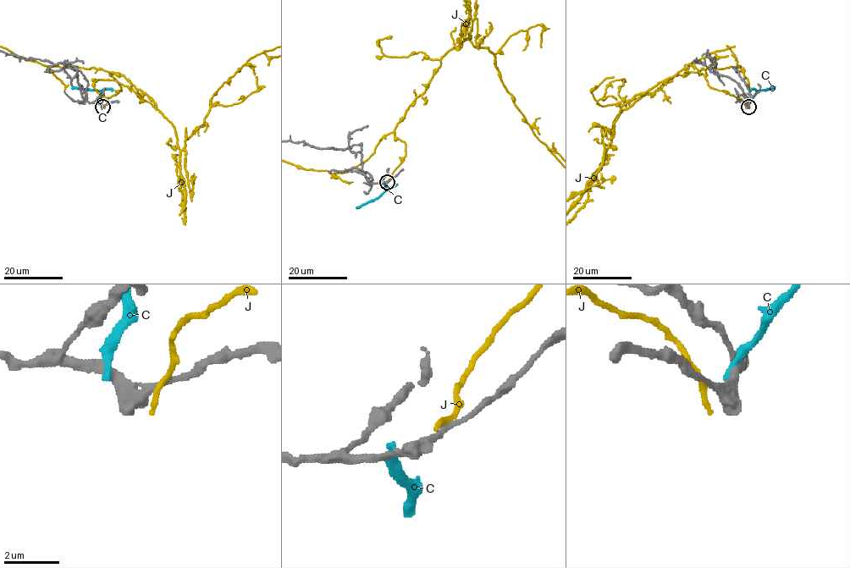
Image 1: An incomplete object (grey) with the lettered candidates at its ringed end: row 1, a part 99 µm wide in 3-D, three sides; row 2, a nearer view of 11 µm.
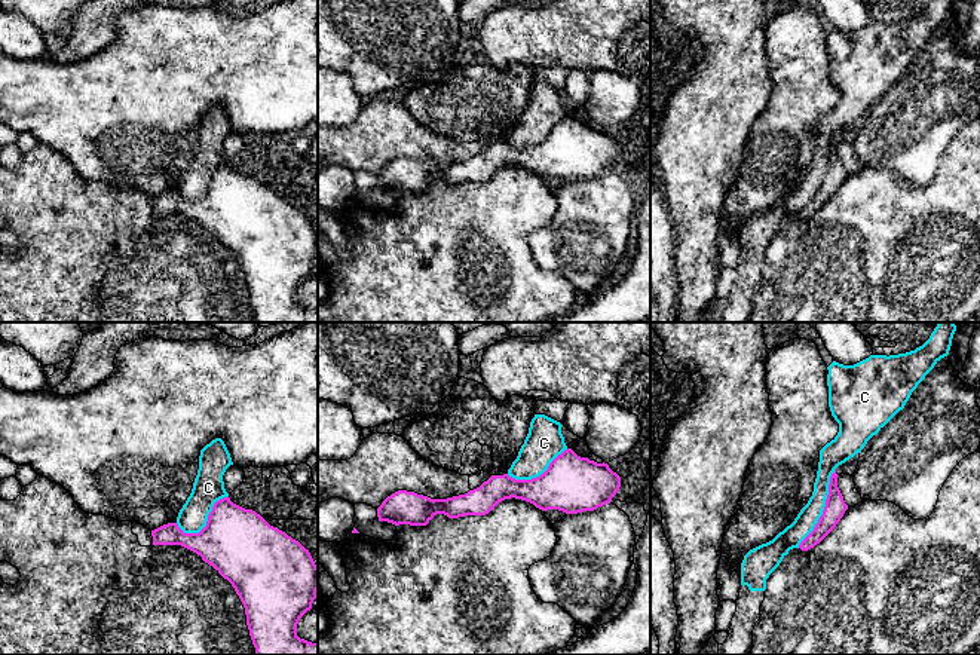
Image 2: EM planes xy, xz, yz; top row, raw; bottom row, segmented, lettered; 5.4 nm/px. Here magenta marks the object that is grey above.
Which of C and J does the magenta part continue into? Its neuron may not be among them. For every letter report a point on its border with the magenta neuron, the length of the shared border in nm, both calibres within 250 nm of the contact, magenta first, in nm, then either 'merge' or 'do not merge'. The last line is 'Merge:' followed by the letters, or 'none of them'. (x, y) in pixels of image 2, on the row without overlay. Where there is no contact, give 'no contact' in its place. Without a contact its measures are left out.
C: contact yz (824, 176); length 480 nm; calibres 120 and 120 nm; do not merge
J: no contact; do not merge
Merge: none of them

